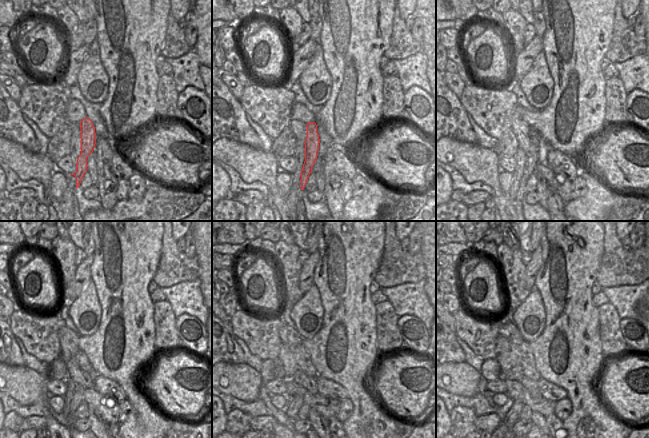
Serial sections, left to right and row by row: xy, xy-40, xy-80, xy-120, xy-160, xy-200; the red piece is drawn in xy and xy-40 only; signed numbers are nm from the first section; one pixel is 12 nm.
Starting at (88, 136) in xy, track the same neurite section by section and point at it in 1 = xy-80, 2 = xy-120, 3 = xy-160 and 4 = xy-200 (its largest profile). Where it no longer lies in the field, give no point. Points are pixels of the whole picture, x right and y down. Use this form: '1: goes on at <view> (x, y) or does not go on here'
1: goes on at xy-80 (531, 163)
2: goes on at xy-120 (78, 392)
3: goes on at xy-160 (295, 403)
4: goes on at xy-200 (512, 416)

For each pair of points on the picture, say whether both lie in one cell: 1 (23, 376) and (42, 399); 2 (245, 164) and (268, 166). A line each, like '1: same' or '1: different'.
1: same
2: same

